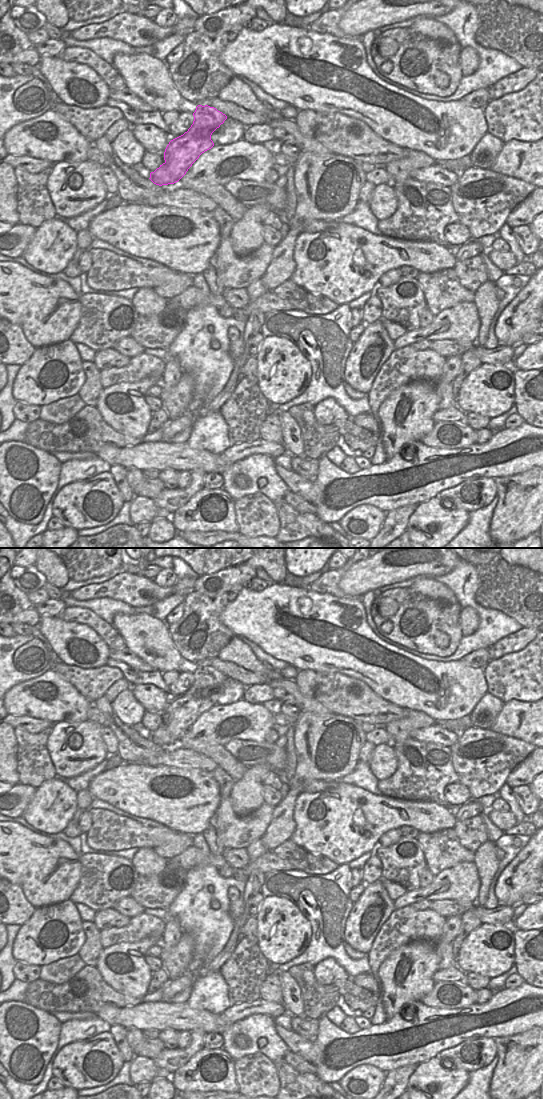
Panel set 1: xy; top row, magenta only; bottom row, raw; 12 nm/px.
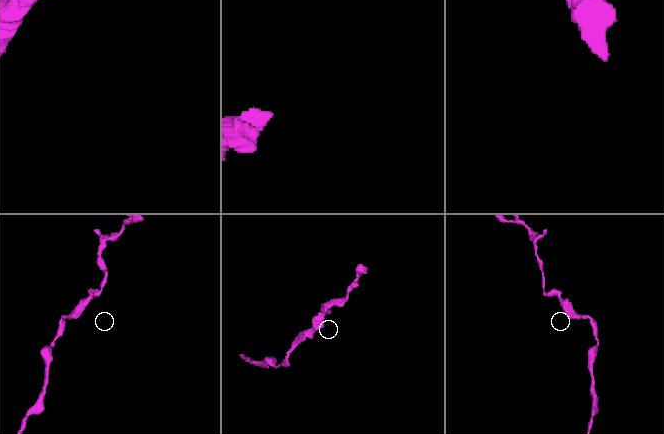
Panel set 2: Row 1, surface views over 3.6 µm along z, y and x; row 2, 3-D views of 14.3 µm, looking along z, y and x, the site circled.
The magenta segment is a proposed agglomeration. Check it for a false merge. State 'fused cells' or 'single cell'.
single cell

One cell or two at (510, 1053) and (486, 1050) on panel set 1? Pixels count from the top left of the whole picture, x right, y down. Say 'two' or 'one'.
two

